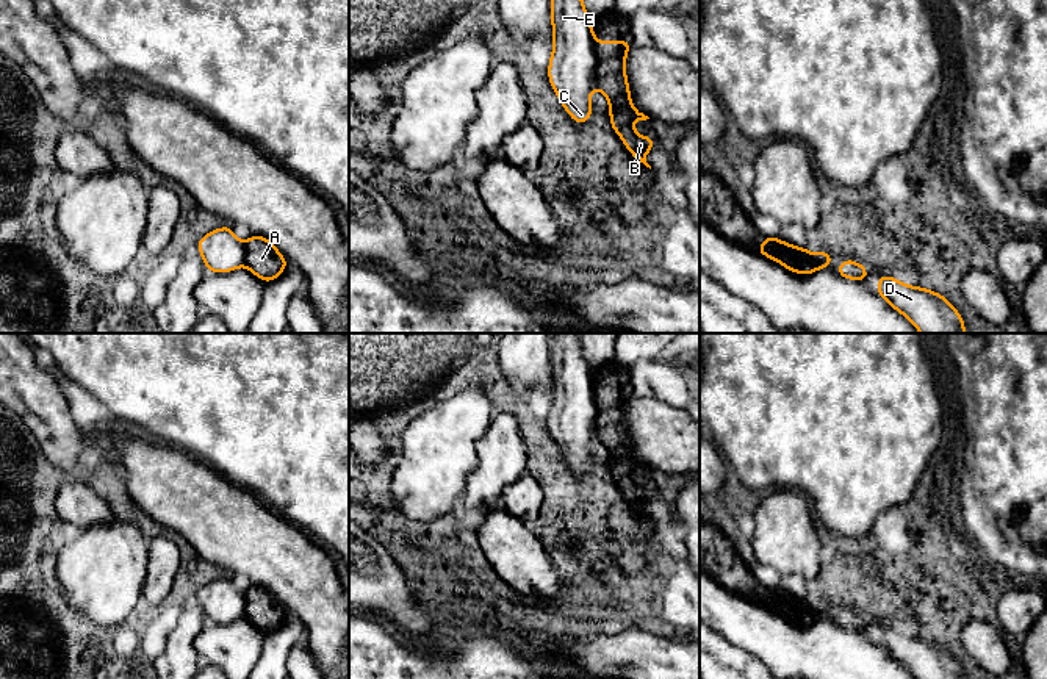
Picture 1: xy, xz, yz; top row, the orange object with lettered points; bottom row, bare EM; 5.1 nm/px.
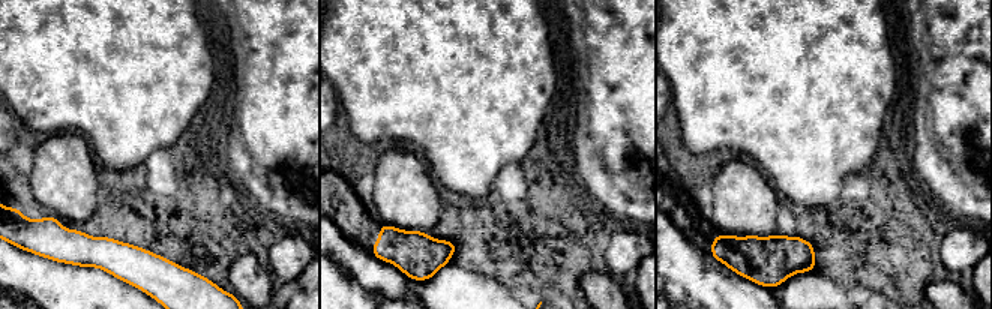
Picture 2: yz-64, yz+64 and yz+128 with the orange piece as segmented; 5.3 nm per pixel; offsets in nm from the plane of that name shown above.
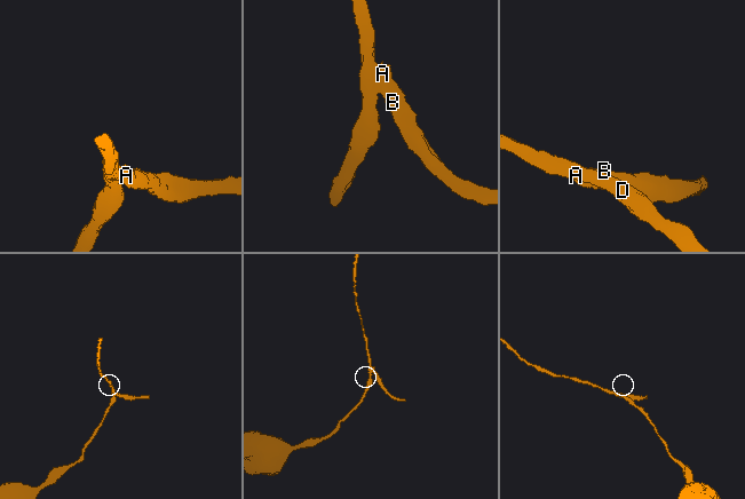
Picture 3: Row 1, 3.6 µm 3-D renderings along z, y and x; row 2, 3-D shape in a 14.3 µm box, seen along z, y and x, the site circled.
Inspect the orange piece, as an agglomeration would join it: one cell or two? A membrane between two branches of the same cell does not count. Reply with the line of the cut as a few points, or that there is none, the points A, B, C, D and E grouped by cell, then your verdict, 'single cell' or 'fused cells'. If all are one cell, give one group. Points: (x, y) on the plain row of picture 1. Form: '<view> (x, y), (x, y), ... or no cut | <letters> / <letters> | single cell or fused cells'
xz (593, 393), (597, 405), (595, 424) | A B / C D E | fused cells

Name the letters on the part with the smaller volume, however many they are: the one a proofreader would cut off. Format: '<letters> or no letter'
A, B

